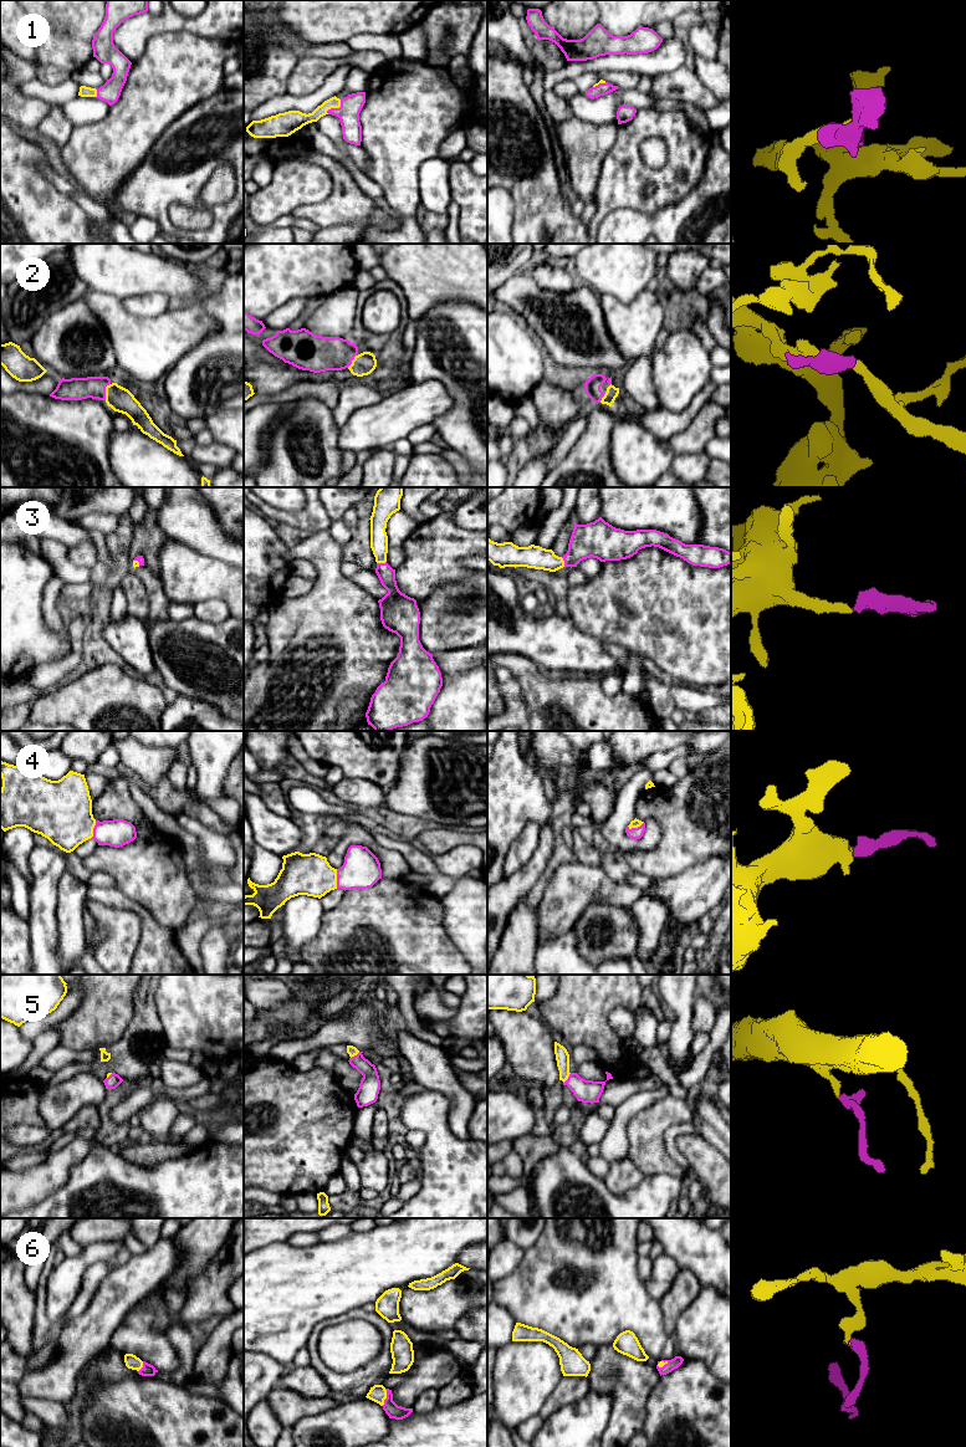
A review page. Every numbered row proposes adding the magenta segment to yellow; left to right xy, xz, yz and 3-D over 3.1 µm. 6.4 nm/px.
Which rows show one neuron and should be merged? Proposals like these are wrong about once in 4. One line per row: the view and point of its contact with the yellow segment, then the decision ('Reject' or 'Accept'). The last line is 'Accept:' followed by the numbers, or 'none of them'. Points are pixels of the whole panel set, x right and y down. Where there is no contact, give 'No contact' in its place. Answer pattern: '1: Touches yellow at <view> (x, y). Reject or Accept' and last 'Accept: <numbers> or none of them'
1: Touches yellow at xz (336, 107). Accept
2: Touches yellow at xy (106, 392). Accept
3: Touches yellow at xz (381, 562). Accept
4: Touches yellow at xz (336, 879). Accept
5: Touches yellow at yz (567, 1078). Accept
6: Touches yellow at xz (386, 1397). Accept
Accept: 1, 2, 3, 4, 5, 6

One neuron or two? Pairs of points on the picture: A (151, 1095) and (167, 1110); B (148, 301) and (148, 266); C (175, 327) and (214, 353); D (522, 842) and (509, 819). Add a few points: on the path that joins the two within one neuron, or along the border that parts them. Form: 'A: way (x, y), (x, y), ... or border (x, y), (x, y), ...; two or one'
A: border (173, 1100), (156, 1099), (151, 1104); two
B: border (122, 300), (129, 296), (163, 292), (173, 302); two
C: border (210, 315), (218, 328), (177, 361); two
D: border (540, 822), (525, 828), (505, 863); two

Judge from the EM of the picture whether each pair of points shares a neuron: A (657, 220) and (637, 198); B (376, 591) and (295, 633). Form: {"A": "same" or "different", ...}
{"A": "different", "B": "different"}

